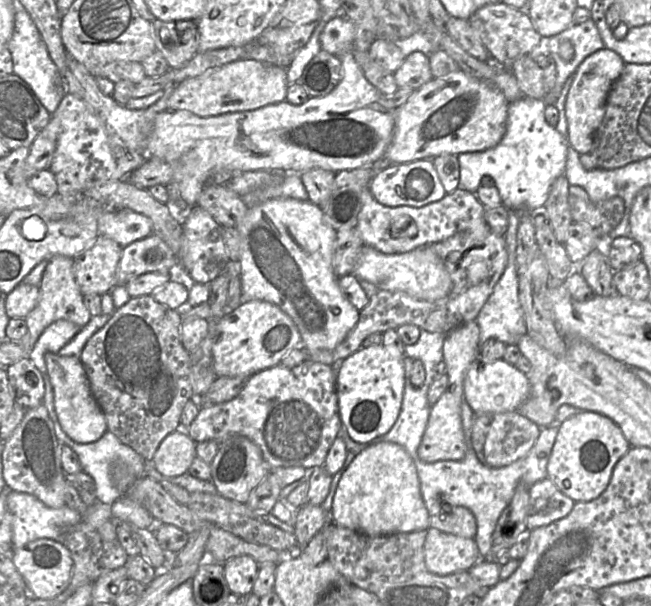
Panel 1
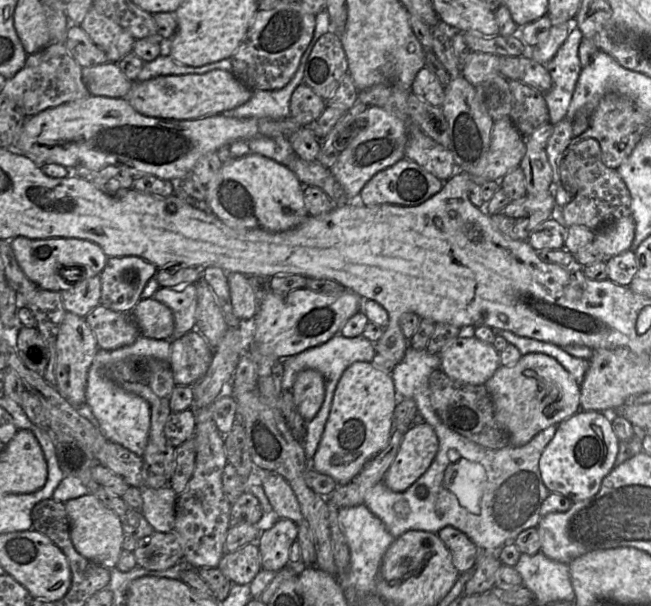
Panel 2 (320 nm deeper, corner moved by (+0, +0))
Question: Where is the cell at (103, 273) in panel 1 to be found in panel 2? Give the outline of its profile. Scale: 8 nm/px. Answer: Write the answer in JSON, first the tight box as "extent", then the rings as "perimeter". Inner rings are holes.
{"extent":[61,273,101,317],"perimeter":[[[72,273],[68,276],[70,289],[61,293],[64,308],[80,317],[86,317],[94,308],[101,304],[101,277],[76,278]]]}

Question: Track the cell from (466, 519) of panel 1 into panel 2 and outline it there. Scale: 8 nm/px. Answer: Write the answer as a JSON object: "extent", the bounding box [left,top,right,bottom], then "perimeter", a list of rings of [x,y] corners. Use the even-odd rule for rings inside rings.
{"extent":[438,526,480,573],"perimeter":[[[446,526],[438,533],[440,539],[448,547],[455,568],[462,573],[472,572],[480,549],[459,529]]]}

